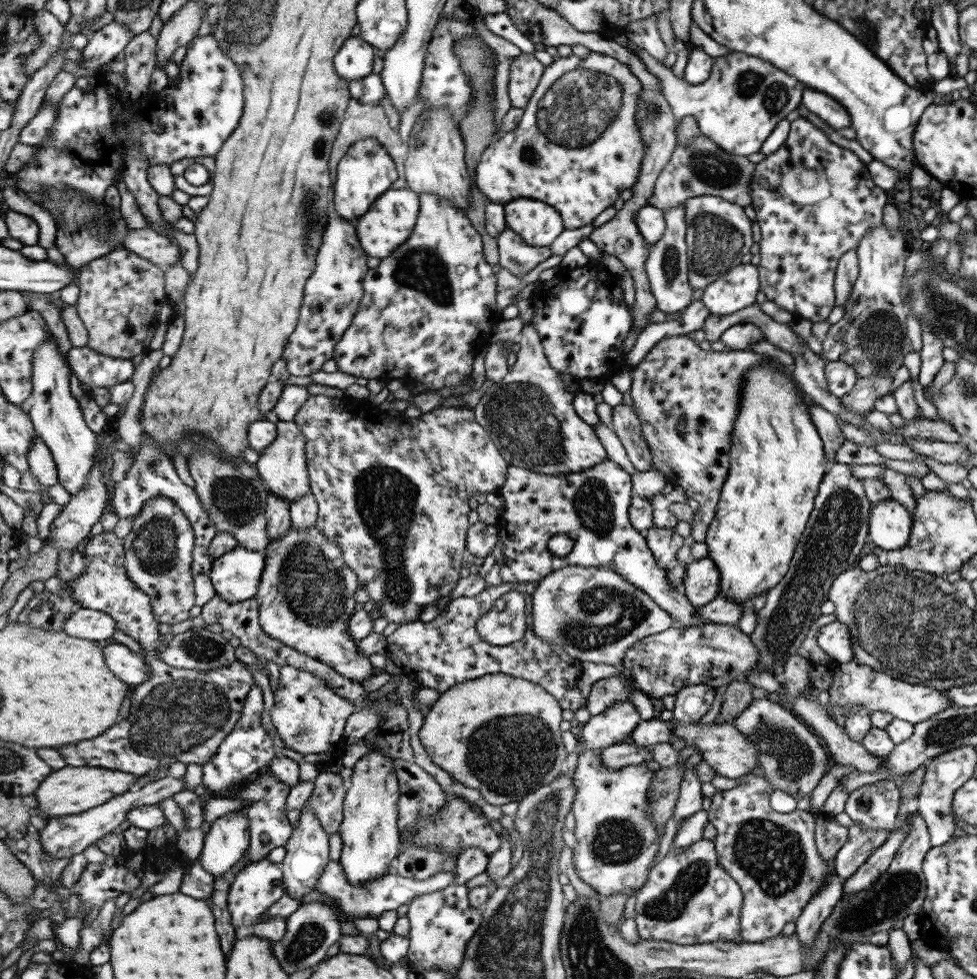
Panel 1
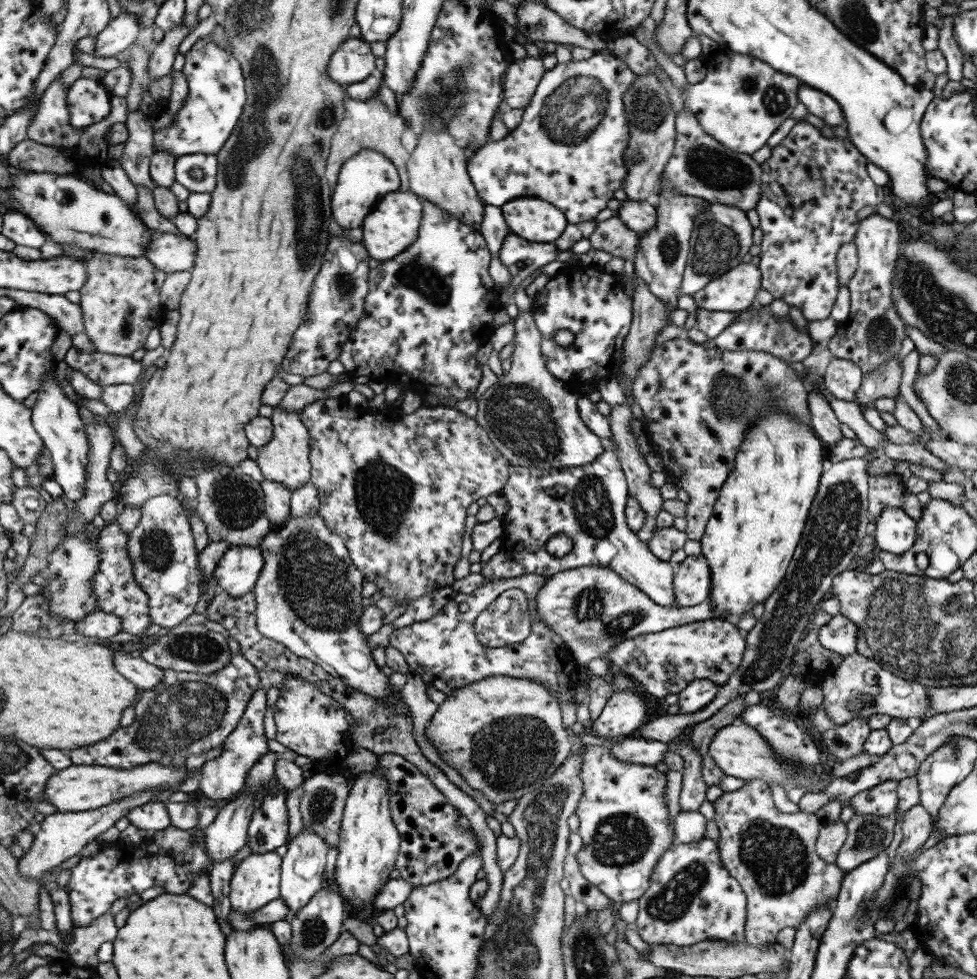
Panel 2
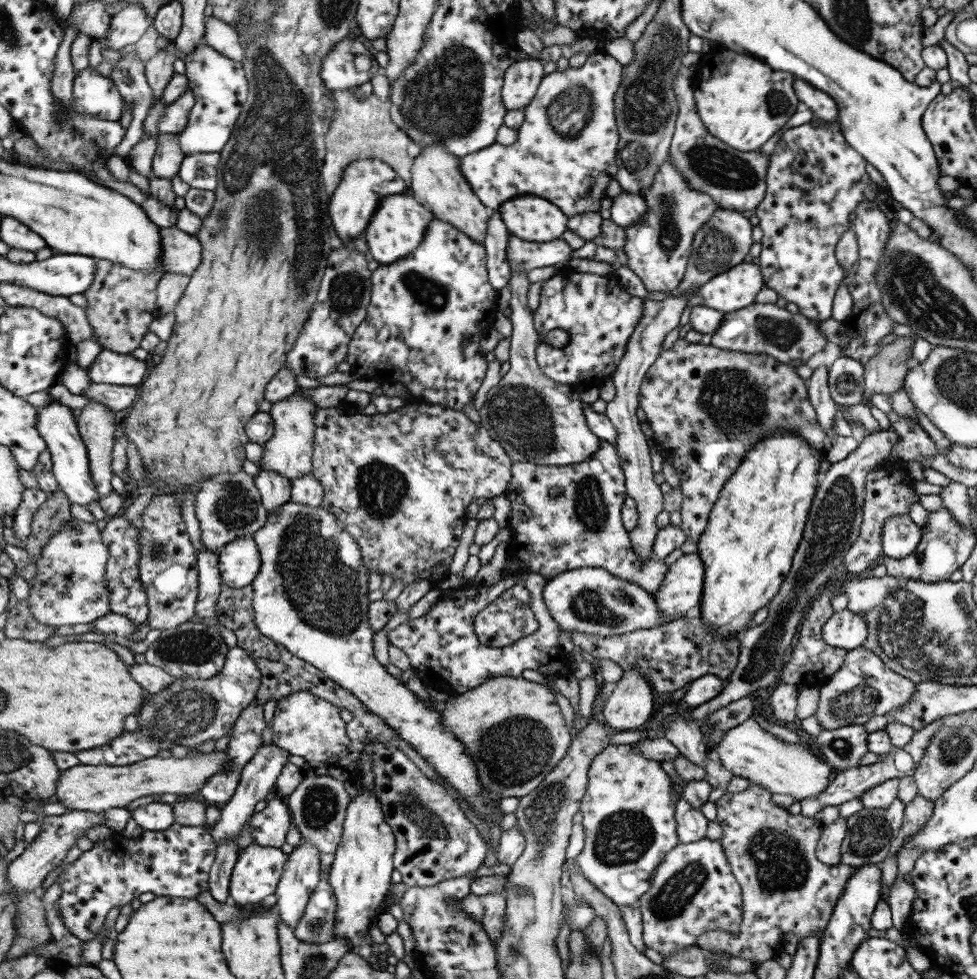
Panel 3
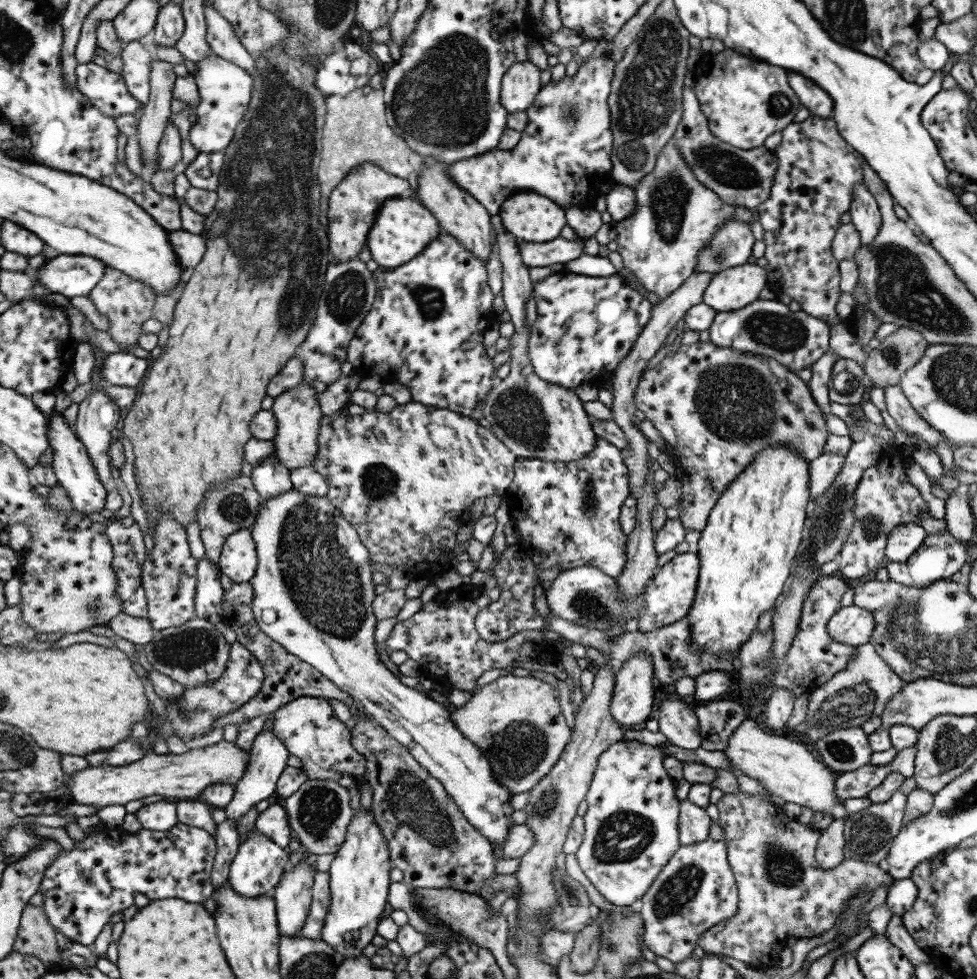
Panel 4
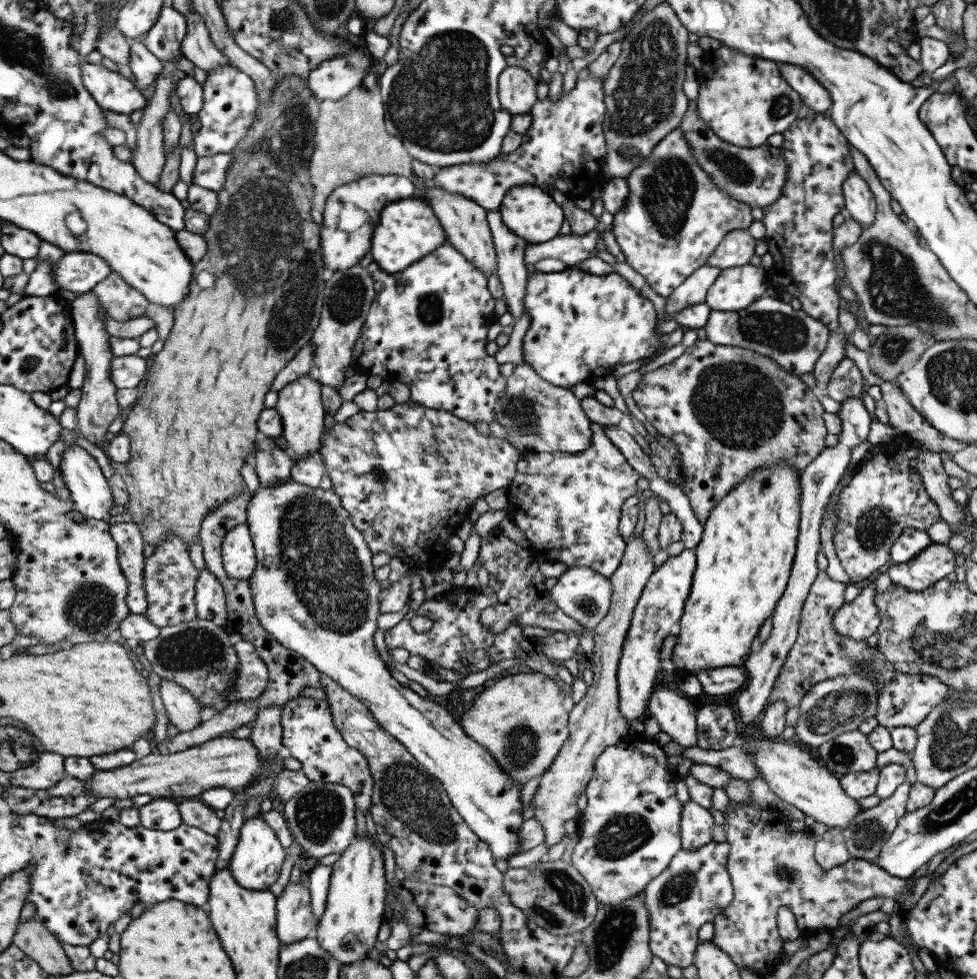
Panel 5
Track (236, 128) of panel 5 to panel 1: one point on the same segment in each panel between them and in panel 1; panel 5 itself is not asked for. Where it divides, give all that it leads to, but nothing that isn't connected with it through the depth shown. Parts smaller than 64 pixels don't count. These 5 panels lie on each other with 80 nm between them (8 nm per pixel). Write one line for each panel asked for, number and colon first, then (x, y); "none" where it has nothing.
1: (194, 119)
2: (218, 96)
3: (221, 85)
4: (226, 89)

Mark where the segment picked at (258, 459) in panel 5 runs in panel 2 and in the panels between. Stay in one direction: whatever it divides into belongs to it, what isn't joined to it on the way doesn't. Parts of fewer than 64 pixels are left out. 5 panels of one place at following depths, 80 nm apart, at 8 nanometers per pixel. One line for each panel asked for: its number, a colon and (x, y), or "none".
2: (278, 499)
3: (276, 489)
4: (271, 478)

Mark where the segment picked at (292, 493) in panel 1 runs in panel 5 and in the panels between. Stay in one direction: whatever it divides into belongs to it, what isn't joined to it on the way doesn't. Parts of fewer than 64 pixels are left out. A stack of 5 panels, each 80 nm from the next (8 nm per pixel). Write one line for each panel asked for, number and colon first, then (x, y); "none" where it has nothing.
2: (286, 459)
3: (290, 452)
4: (299, 412)
5: (304, 418)

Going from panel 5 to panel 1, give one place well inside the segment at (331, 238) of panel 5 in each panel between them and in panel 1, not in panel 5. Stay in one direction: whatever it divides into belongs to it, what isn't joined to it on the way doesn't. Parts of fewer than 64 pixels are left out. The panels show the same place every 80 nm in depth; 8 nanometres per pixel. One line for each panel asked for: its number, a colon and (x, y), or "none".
1: (366, 171)
2: (365, 178)
3: (365, 183)
4: (354, 204)

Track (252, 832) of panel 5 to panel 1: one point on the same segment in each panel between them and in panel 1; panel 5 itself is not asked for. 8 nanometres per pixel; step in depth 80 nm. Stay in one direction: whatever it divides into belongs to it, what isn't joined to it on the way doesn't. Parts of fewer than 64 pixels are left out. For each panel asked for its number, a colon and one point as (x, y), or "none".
1: (260, 884)
2: (257, 879)
3: (257, 873)
4: (258, 867)

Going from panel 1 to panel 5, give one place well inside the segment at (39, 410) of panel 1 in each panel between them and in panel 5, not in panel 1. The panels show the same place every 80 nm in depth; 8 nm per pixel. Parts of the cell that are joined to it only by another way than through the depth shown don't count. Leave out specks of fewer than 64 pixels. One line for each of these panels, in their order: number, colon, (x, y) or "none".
2: (56, 418)
3: (71, 464)
4: (76, 472)
5: (93, 497)

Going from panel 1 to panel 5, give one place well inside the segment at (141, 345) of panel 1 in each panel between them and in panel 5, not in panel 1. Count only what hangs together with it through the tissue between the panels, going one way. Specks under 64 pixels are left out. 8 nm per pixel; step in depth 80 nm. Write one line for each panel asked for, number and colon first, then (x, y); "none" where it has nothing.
2: (121, 302)
3: (122, 303)
4: (127, 303)
5: (122, 302)

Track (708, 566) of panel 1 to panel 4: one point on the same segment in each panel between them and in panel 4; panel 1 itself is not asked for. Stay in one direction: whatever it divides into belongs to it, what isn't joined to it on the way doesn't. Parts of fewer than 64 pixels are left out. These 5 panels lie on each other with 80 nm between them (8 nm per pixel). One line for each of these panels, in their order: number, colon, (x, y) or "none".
2: (691, 583)
3: (678, 593)
4: (668, 594)

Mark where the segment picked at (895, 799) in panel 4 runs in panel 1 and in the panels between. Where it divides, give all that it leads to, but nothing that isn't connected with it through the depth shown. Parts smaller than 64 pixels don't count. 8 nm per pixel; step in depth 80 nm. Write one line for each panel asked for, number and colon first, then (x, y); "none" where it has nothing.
1: (860, 844)
2: (868, 835)
3: (869, 831)

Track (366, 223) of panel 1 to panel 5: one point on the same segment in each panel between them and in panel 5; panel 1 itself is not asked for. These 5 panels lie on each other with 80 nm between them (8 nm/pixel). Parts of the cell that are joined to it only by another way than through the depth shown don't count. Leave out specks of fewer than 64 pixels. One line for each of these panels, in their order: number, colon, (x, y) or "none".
2: (394, 225)
3: (398, 228)
4: (404, 228)
5: (407, 230)

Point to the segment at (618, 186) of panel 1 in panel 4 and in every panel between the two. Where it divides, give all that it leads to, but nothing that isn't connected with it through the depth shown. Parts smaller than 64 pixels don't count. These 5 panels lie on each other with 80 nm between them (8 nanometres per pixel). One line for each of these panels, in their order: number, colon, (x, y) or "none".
2: (578, 179)
3: (572, 173)
4: (563, 153)

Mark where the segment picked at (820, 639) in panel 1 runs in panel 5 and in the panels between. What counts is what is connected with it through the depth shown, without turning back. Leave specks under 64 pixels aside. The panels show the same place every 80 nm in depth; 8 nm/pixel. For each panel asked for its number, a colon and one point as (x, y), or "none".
2: (838, 634)
3: (844, 629)
4: (852, 625)
5: (857, 619)

